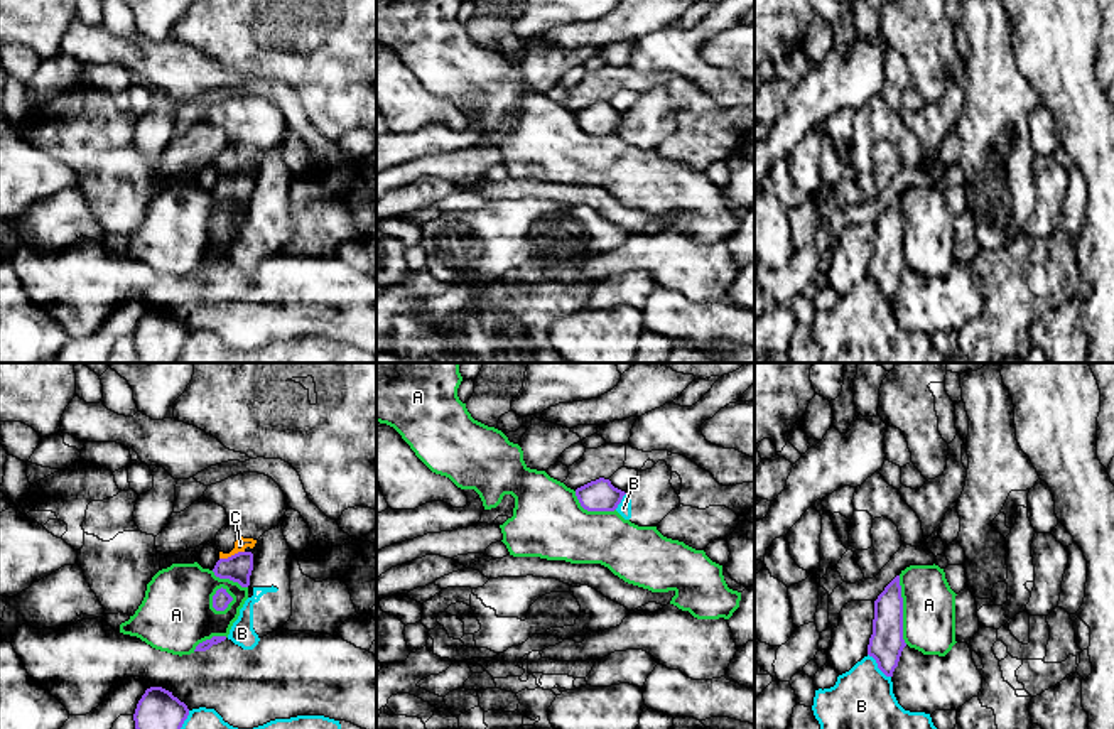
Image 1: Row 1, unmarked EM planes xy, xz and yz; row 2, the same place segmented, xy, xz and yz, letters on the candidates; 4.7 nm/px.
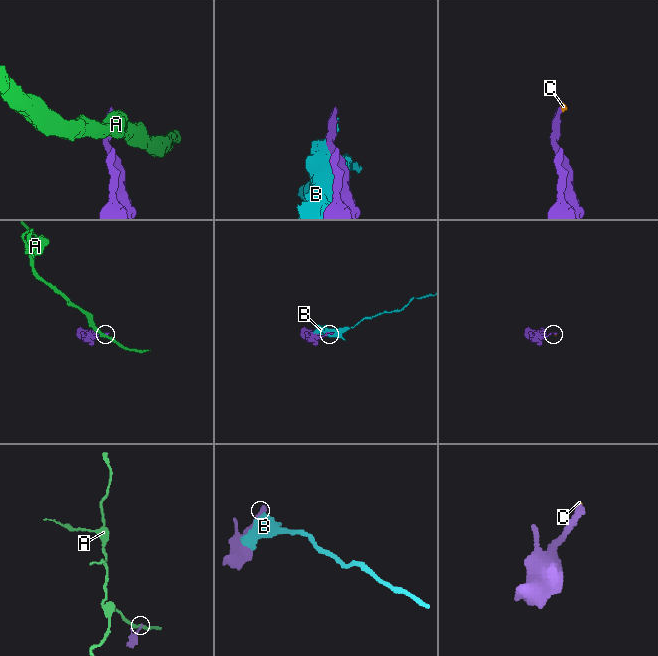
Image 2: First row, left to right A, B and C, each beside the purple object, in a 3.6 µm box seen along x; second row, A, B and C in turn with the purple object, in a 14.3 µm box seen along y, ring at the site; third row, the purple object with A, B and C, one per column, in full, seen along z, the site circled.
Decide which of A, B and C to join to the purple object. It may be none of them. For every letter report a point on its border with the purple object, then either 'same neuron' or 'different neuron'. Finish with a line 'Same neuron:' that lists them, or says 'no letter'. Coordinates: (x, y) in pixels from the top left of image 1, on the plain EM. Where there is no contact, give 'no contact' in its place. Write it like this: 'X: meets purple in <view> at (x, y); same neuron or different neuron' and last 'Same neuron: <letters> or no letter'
A: meets purple in yz at (902, 232); different neuron
B: meets purple in yz at (878, 289); different neuron
C: meets purple in xy at (232, 178); same neuron
Same neuron: C

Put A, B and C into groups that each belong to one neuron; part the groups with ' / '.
A / B / C

